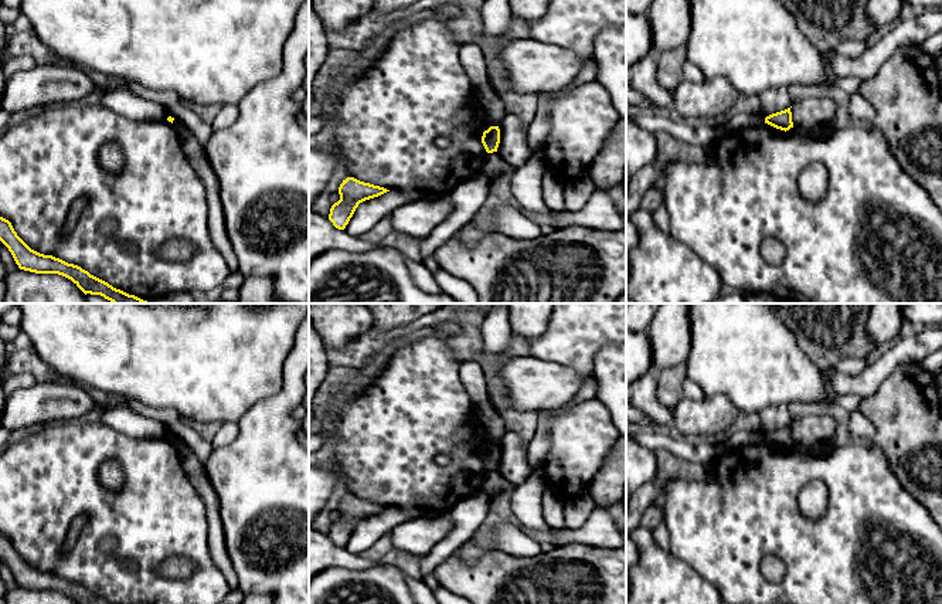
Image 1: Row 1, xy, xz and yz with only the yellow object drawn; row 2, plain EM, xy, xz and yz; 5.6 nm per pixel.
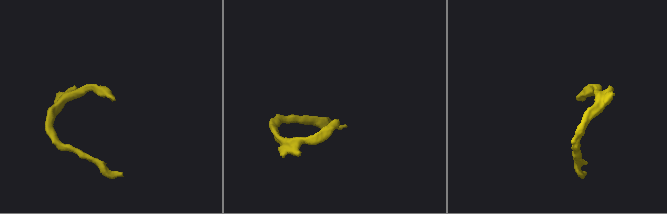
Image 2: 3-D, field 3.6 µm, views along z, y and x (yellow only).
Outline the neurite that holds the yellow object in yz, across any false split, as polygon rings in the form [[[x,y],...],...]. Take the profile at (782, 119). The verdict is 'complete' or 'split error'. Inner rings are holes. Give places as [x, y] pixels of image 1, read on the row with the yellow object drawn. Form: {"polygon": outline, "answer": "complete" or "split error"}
{"polygon": [[[790,108],[766,116],[765,123],[785,132],[789,130],[793,128]]], "answer": "complete"}

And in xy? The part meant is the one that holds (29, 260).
{"polygon": [[[0,217],[0,241],[8,248],[20,269],[35,274],[58,274],[71,279],[85,295],[101,295],[112,303],[149,303],[135,295],[113,288],[78,265],[31,250],[14,231],[11,223]]], "answer": "complete"}

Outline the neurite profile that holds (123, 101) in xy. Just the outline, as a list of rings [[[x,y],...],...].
[[[125,85],[105,89],[95,101],[130,121],[167,121],[169,118],[163,105],[137,95]]]

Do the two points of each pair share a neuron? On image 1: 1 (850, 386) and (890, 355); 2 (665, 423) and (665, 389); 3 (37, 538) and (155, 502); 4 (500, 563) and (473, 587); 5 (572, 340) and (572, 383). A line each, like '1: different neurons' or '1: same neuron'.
1: same neuron
2: different neurons
3: same neuron
4: same neuron
5: different neurons

